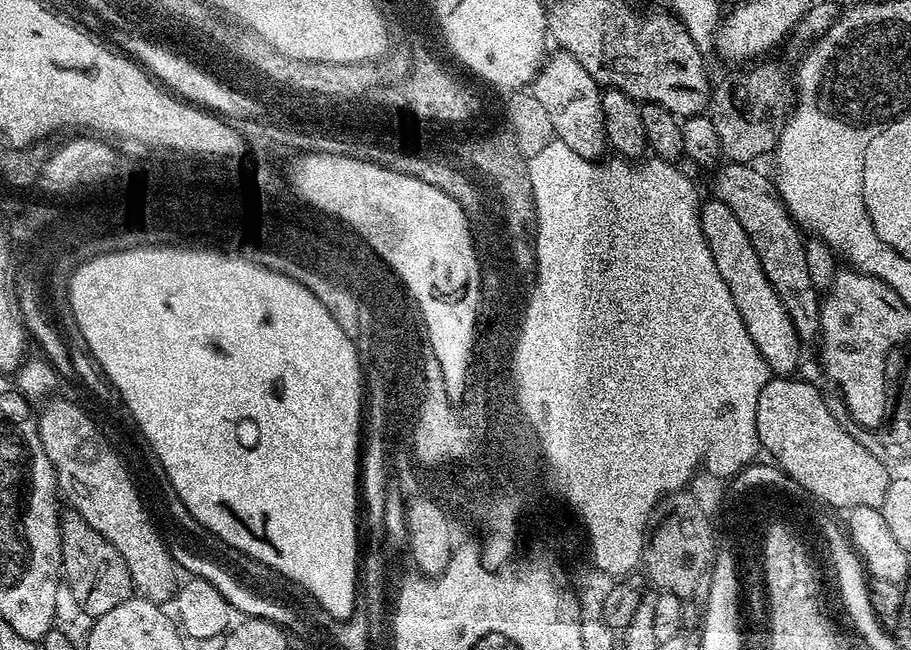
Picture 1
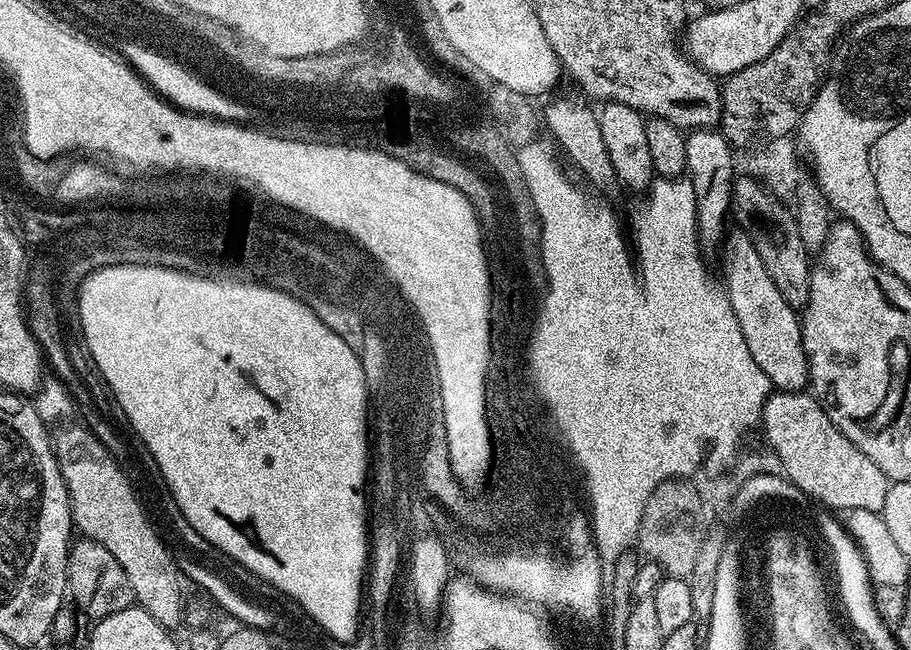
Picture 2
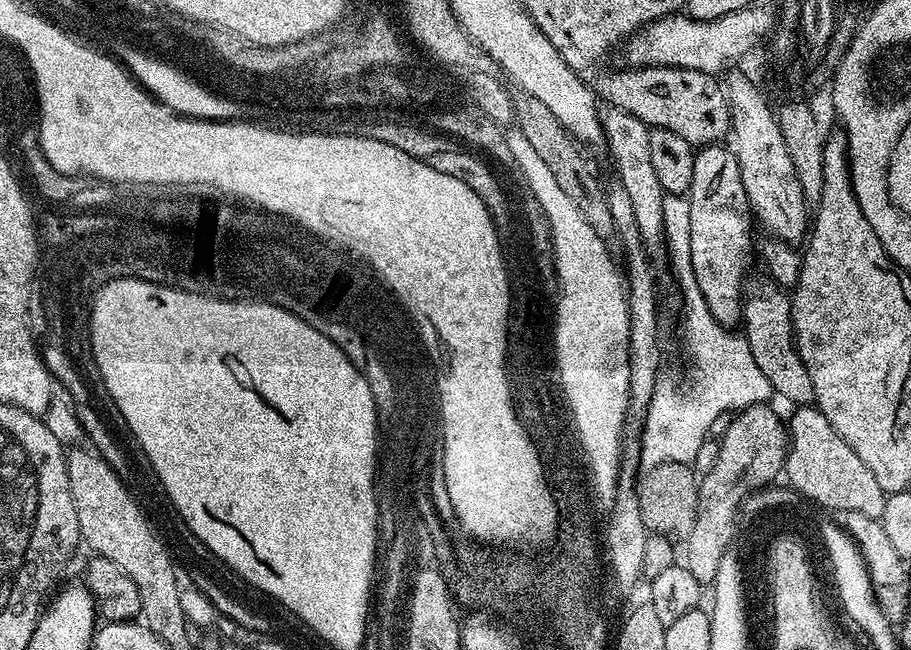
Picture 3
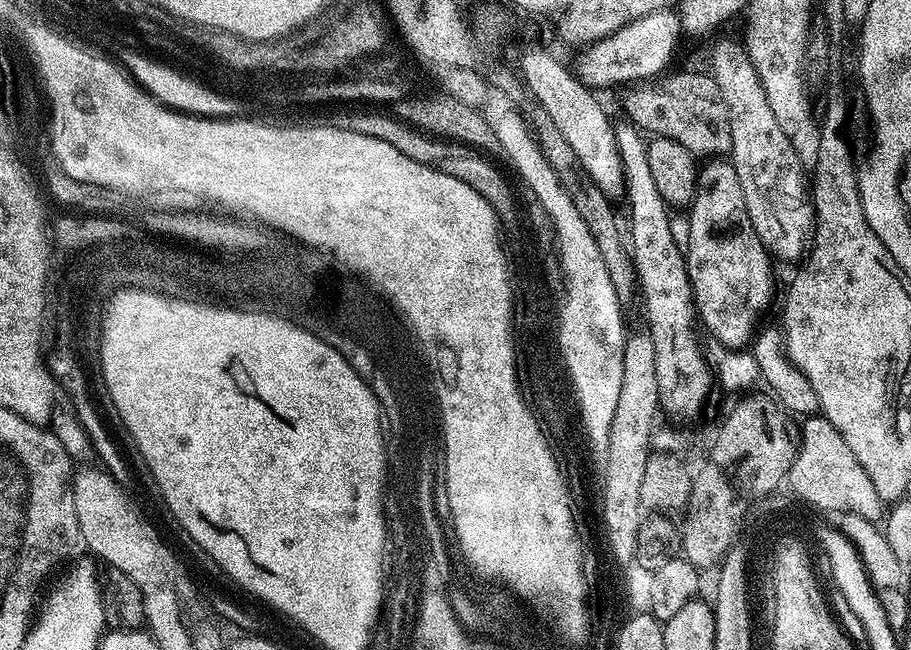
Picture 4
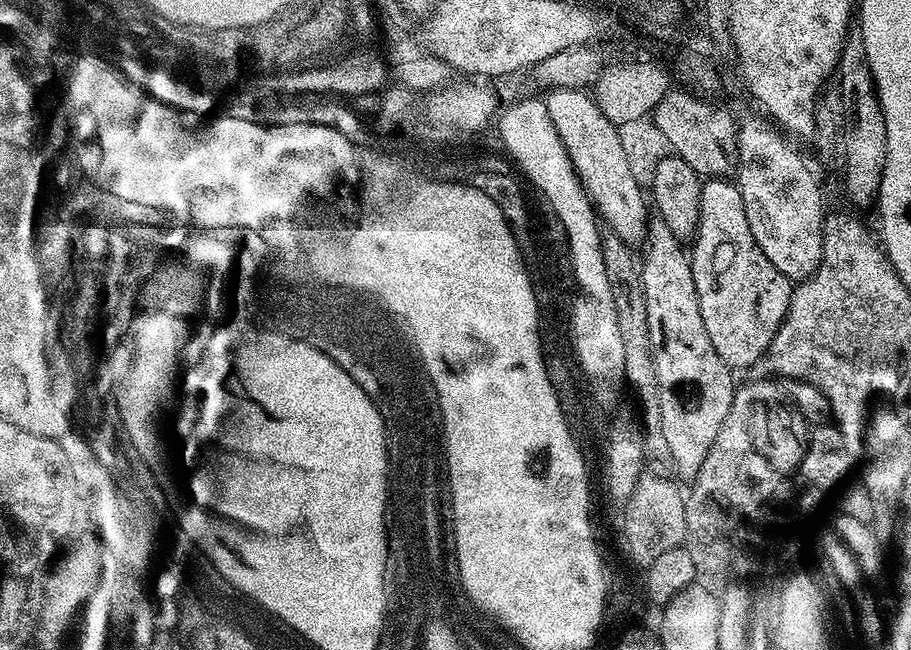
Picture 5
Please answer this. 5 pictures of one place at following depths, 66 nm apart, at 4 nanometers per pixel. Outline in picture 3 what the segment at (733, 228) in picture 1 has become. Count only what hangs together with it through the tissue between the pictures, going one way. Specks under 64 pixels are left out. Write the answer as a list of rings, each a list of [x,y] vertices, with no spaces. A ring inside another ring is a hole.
[[[772,288],[745,299],[742,306],[742,332],[750,346],[751,357],[770,382],[773,393],[778,398],[780,396],[792,402],[794,406],[808,406],[815,401],[814,388],[809,371],[795,348],[791,299],[781,289]]]

